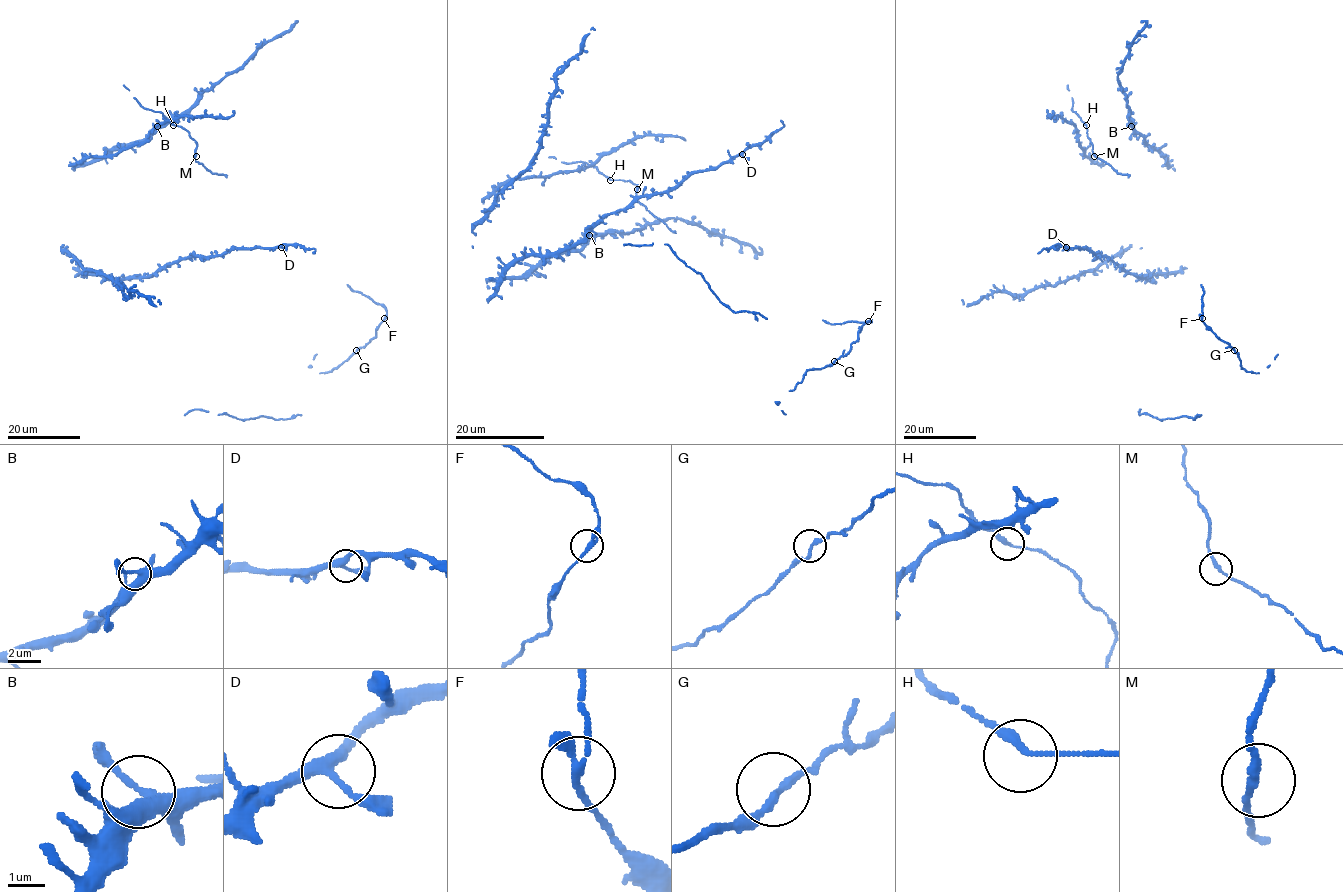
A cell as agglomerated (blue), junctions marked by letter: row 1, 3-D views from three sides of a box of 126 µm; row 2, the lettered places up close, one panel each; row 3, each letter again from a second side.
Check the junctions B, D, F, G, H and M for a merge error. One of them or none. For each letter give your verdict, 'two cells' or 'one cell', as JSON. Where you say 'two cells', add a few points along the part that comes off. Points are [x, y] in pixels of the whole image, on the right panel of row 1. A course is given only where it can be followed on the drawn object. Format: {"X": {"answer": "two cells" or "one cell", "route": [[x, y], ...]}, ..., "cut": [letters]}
{"B": {"answer": "one cell"}, "D": {"answer": "one cell"}, "F": {"answer": "one cell"}, "G": {"answer": "one cell"}, "H": {"answer": "one cell"}, "M": {"answer": "one cell"}, "cut": []}

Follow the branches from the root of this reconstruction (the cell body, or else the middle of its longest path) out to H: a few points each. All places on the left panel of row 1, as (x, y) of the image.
H: (195, 155), (197, 143), (185, 129), (173, 125)

